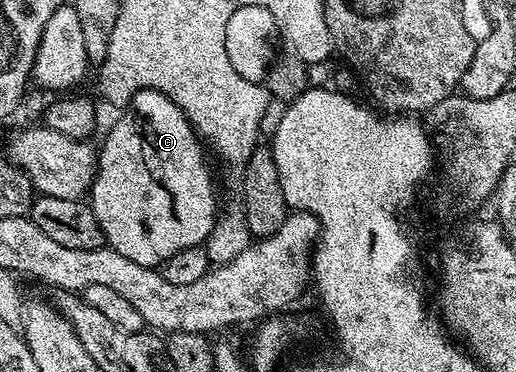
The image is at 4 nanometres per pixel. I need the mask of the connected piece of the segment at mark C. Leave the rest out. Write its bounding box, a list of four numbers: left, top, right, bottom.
[88,89,220,269]

